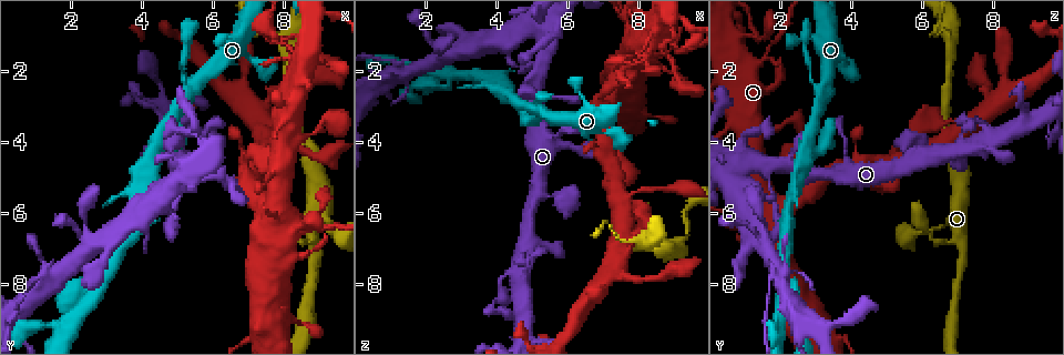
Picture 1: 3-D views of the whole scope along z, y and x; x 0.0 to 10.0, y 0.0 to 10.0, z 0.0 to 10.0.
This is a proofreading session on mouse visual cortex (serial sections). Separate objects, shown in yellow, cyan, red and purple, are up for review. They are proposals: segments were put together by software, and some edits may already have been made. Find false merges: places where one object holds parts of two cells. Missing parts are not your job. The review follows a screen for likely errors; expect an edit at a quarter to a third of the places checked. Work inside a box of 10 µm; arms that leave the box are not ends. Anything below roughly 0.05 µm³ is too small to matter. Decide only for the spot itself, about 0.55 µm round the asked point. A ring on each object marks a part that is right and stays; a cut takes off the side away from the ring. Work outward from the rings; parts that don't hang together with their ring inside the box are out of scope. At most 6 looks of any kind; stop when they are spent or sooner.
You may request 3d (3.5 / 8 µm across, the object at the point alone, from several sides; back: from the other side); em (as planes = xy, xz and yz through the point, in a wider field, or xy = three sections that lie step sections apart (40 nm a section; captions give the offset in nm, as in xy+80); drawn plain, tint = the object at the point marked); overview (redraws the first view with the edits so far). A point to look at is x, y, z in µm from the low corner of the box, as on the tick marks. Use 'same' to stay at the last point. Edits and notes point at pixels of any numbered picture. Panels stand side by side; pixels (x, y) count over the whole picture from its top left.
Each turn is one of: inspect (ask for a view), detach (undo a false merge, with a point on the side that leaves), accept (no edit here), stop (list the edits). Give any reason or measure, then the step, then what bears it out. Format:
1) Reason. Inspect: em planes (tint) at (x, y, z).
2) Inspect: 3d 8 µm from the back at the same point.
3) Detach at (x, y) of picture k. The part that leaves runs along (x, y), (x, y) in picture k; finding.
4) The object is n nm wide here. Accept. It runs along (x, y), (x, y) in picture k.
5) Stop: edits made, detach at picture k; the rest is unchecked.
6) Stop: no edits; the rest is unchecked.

Sharp bend. Inspect: 3d 8 µm at (7.15, 3.35, 7.70).

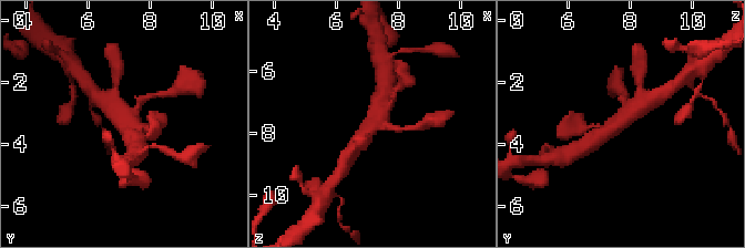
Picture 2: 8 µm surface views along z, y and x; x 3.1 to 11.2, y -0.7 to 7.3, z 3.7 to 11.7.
Need the tissue. Inspect: em xy step 5 (tint) at the same point.

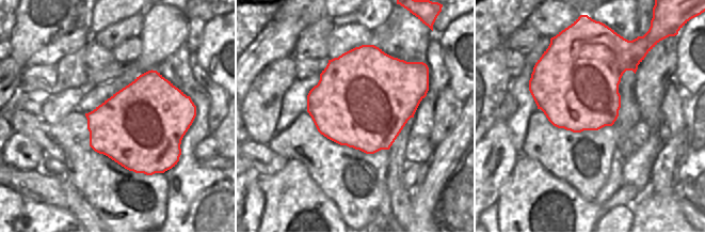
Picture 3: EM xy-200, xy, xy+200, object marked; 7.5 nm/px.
4 arms meet here. Accept. It runs along (596, 140), (642, 106) in picture 2; continuous, no second cell.

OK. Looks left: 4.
Small branch off a trunk. Inspect: 3d 8 µm from the back at (8.15, 1.20, 6.80).

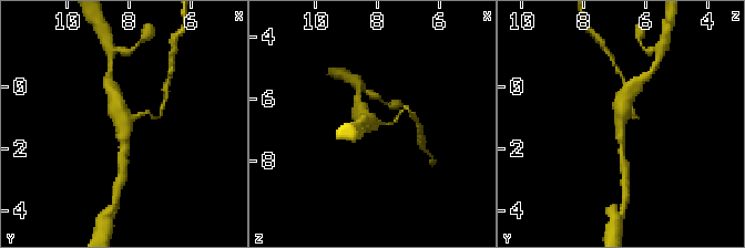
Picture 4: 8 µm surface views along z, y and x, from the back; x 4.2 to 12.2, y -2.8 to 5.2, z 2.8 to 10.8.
Inspect: 3d 3.5 µm at the same point.

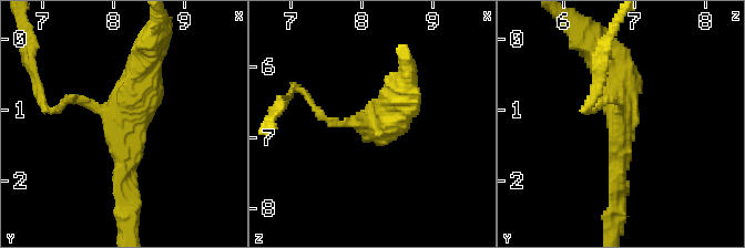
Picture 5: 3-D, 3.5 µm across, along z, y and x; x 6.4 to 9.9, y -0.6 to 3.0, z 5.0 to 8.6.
3 arms meet here; the arms are 100, 250, 500 nm wide. Inspect: em planes (tint) at (8.05, 1.20, 6.85).

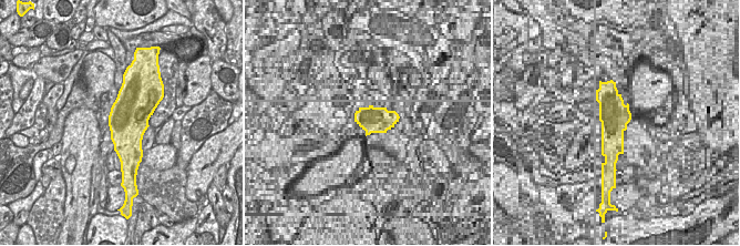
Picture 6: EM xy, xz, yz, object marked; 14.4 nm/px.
Detach at (63, 102) of picture 5. The part that leaves runs along (99, 109), (64, 97), (51, 112), (34, 78) in picture 5; two cells meet here.

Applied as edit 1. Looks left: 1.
Stop: edits made, detach at picture 5; the rest is unchecked.

